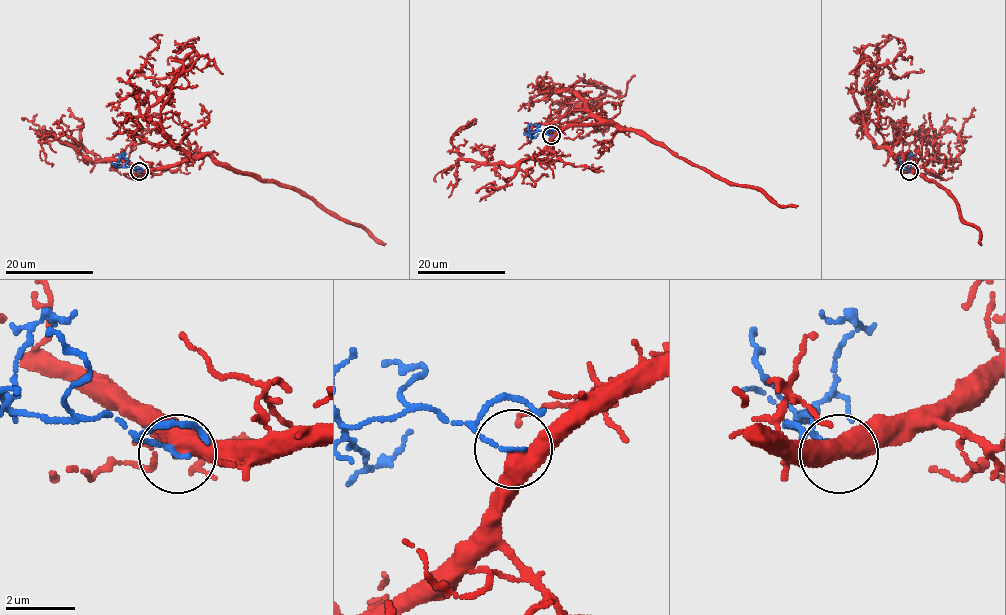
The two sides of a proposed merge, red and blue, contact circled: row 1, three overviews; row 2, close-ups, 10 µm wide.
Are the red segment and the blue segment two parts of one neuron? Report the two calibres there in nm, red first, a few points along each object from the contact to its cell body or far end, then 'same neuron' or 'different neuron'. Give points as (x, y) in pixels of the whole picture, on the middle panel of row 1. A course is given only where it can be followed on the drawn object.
calibres 500 and 130 nm; course red (551, 136), (571, 126), (598, 124), (638, 129), (692, 163), (738, 184), (765, 192), (779, 205), (798, 206); course blue (551, 136), (540, 130), (530, 135), (533, 138), (538, 133); same neuron

